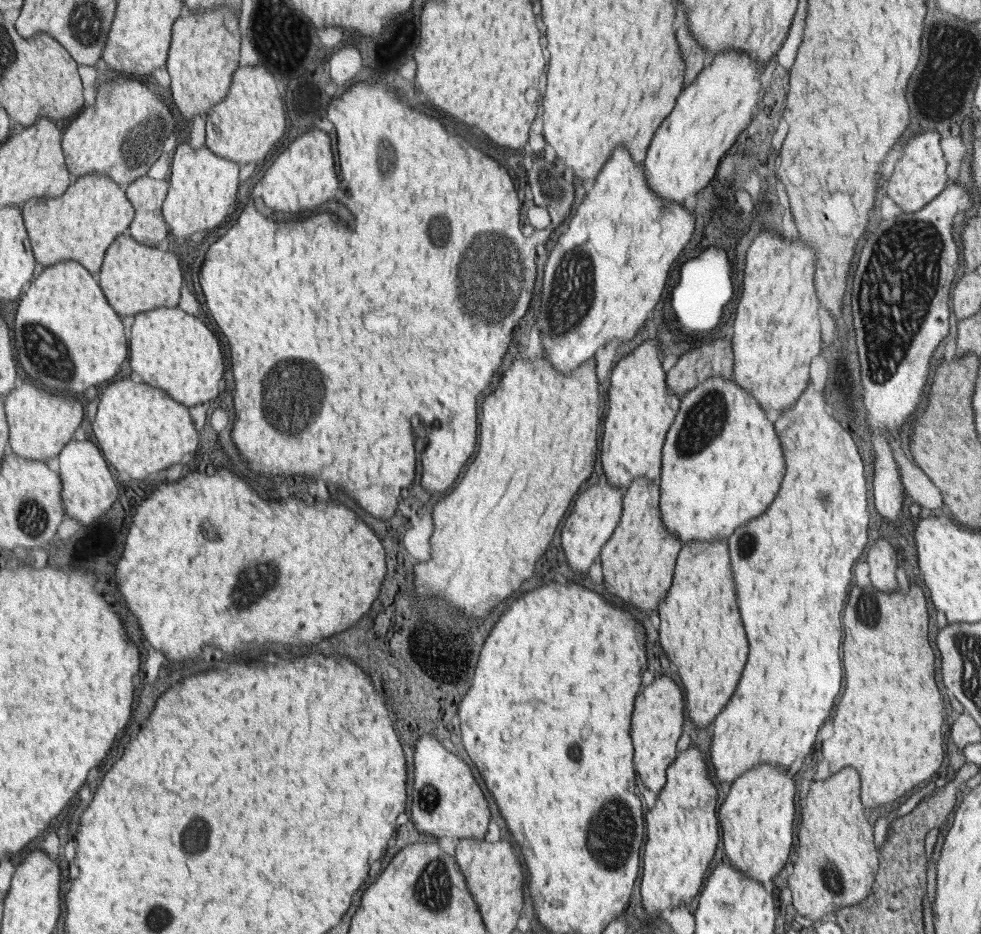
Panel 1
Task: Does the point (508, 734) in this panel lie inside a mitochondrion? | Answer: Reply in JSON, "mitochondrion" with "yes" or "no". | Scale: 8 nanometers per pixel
{"mitochondrion":"no"}

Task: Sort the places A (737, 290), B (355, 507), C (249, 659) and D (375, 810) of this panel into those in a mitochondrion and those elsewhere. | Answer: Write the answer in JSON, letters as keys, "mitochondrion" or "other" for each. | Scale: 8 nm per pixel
{"A":"other","B":"other","C":"other","D":"other"}

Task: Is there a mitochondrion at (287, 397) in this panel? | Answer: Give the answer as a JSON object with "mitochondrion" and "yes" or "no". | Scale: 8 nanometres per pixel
{"mitochondrion":"yes"}

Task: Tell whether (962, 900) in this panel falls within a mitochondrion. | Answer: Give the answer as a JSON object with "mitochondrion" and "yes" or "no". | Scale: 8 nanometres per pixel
{"mitochondrion":"no"}

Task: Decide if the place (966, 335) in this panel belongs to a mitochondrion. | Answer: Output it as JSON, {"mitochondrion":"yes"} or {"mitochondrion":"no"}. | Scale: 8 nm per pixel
{"mitochondrion":"no"}

